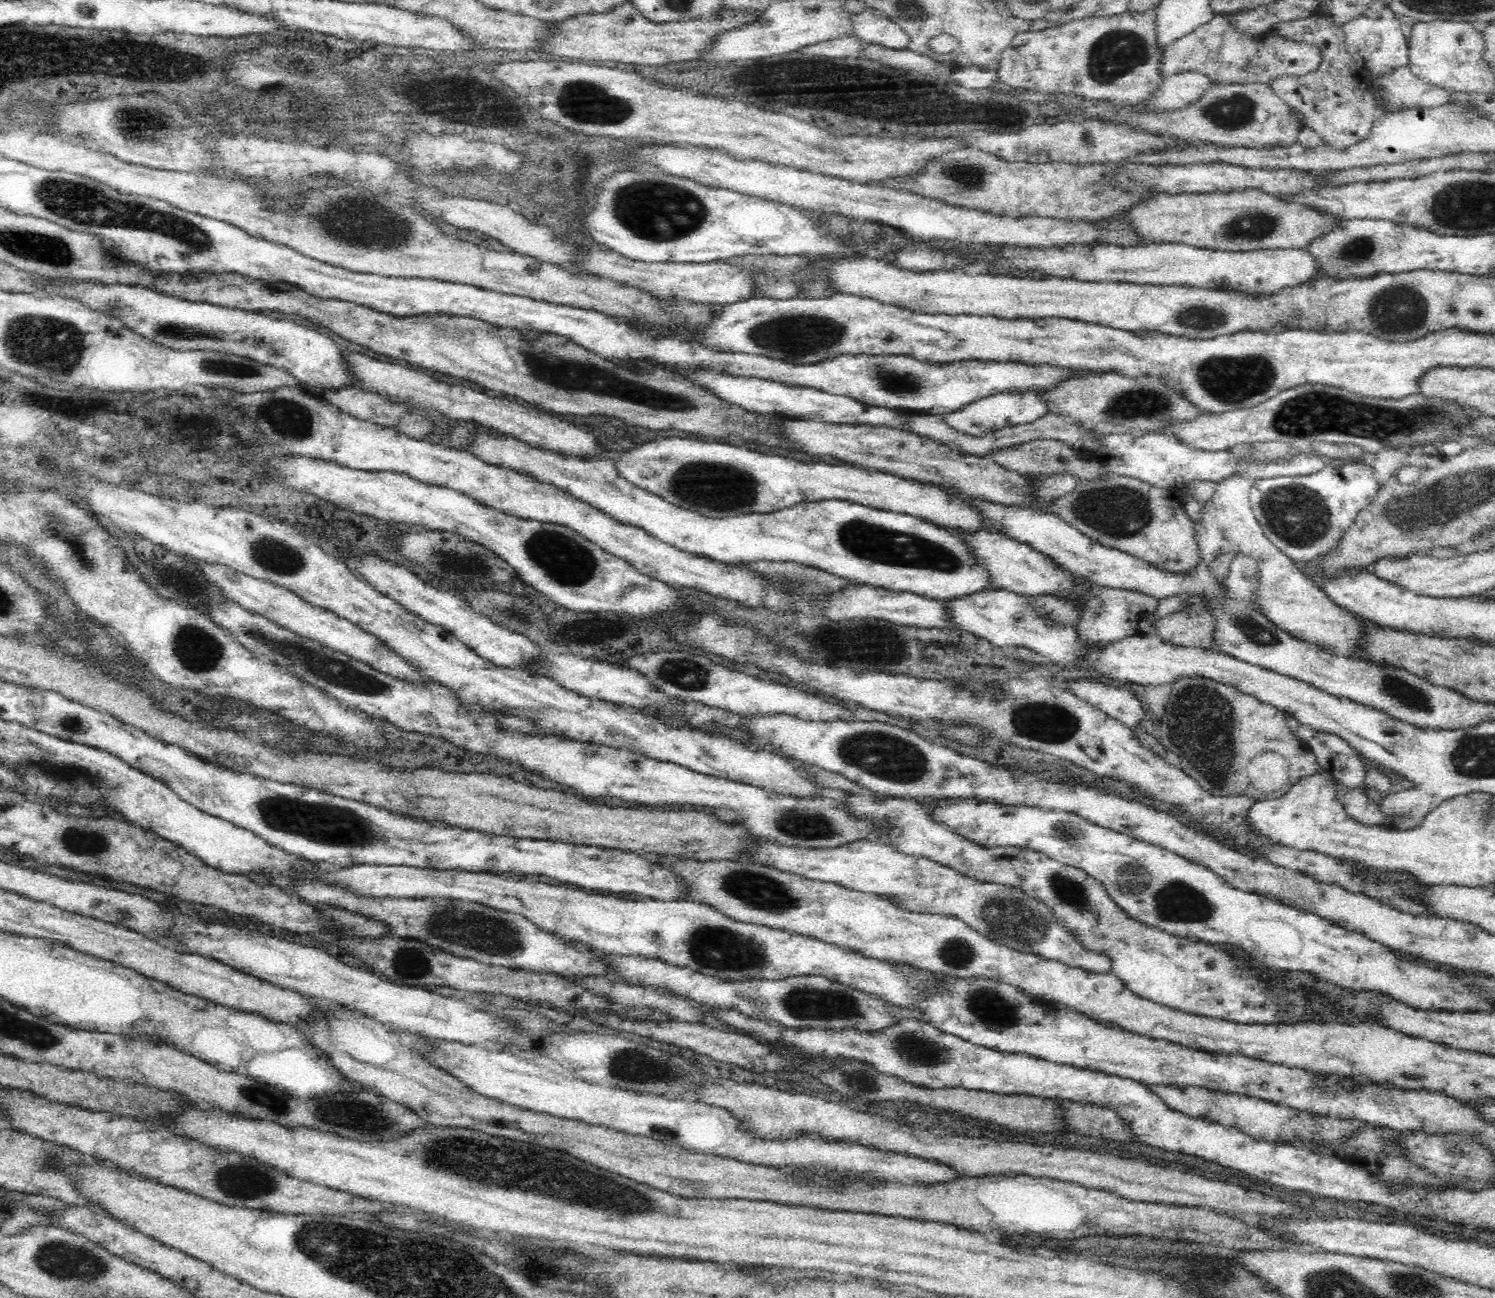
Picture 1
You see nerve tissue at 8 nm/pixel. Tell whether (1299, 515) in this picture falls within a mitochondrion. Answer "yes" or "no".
yes

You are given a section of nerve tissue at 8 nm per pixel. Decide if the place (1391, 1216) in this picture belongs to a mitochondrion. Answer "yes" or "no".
no

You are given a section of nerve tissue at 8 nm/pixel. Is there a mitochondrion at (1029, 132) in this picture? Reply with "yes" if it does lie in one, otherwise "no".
no

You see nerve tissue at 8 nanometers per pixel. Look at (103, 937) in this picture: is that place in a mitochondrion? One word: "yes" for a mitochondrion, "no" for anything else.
no

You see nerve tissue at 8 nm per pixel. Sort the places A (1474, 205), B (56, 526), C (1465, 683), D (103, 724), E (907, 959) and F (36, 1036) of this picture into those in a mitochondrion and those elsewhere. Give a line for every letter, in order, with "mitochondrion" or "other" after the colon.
A: mitochondrion
B: mitochondrion
C: other
D: other
E: other
F: mitochondrion

